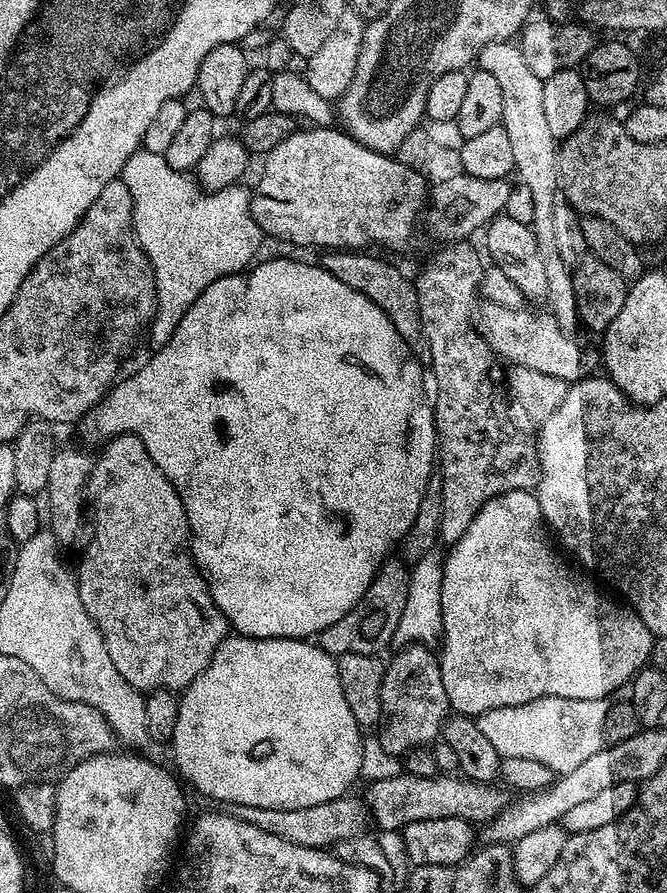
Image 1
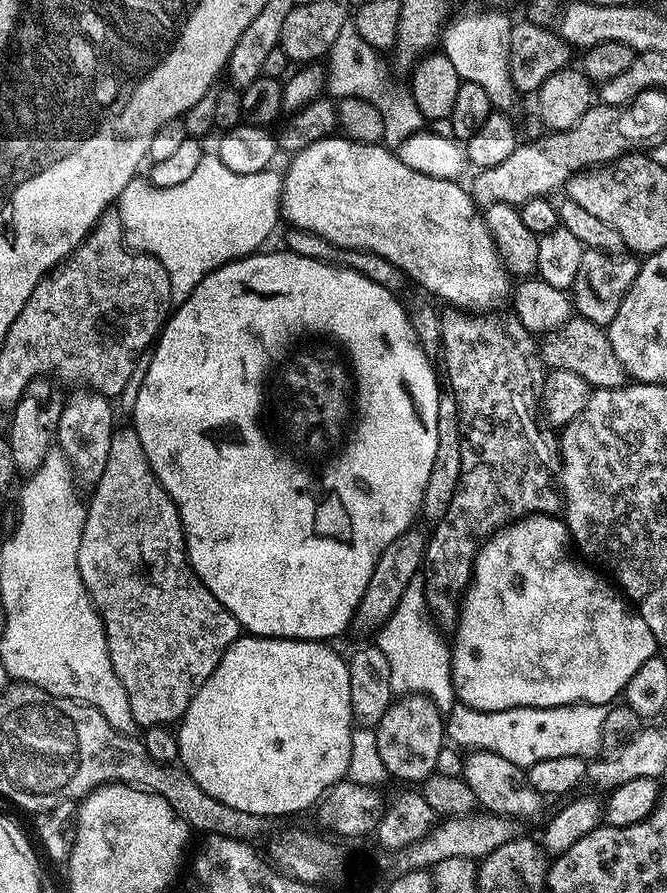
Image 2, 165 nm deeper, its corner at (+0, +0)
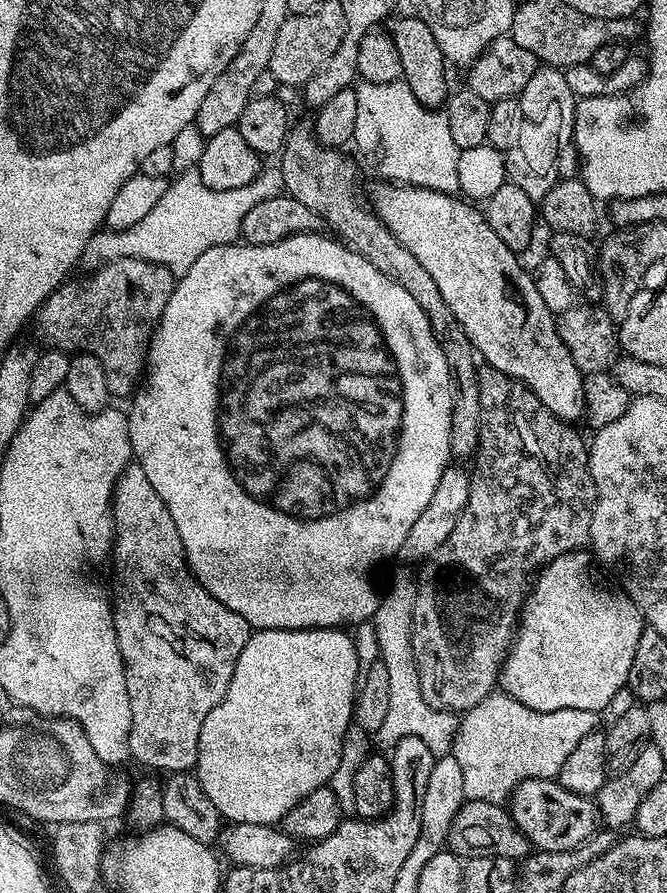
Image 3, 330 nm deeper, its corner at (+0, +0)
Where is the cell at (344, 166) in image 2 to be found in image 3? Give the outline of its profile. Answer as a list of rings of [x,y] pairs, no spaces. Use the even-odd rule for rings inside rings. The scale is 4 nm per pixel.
[[[380,182],[373,192],[371,189],[370,203],[376,217],[392,231],[394,238],[398,238],[398,242],[402,242],[402,246],[422,262],[430,278],[438,282],[446,306],[454,310],[454,318],[458,318],[466,330],[466,338],[482,357],[483,363],[505,372],[523,387],[525,384],[540,399],[541,406],[549,408],[558,419],[579,421],[584,414],[584,376],[580,367],[557,334],[556,316],[546,302],[542,302],[533,273],[529,269],[527,272],[520,265],[521,257],[494,234],[485,213],[459,195],[395,182]]]

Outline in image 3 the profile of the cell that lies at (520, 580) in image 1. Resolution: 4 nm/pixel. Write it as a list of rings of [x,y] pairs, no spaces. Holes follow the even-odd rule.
[[[584,550],[567,552],[549,560],[539,569],[534,580],[534,591],[523,601],[518,612],[520,629],[517,632],[515,629],[514,639],[502,661],[498,677],[499,687],[518,702],[539,712],[600,712],[604,709],[610,698],[614,698],[614,694],[618,694],[618,690],[627,685],[639,636],[646,629],[643,616],[628,595],[615,587],[604,589],[596,581],[596,576],[588,565],[587,555],[589,556],[589,553]]]

